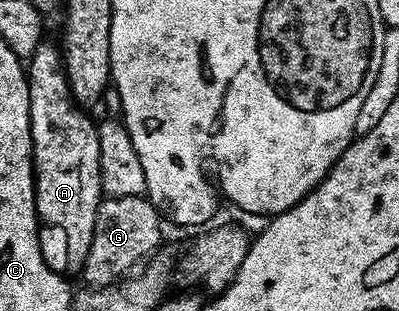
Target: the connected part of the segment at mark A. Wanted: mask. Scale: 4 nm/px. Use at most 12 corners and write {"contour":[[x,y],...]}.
{"contour":[[62,50],[28,58],[38,241],[81,273],[102,203],[98,124]]}

